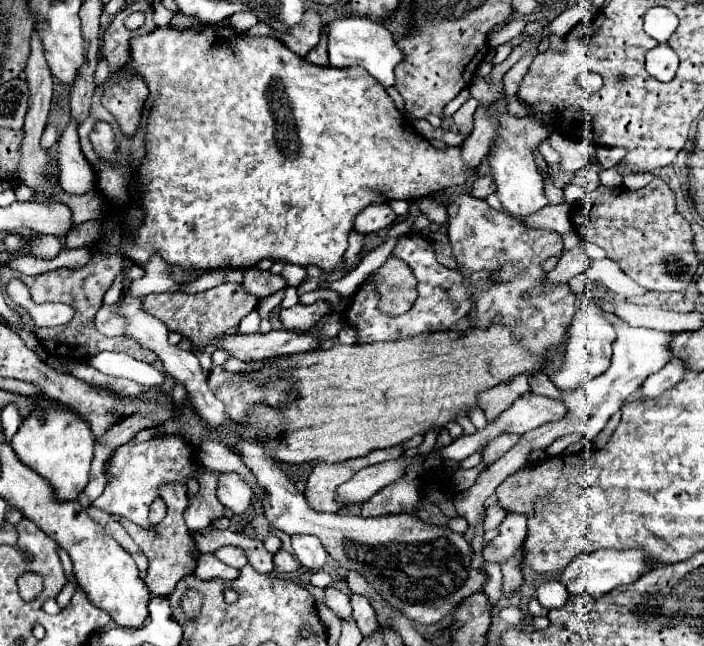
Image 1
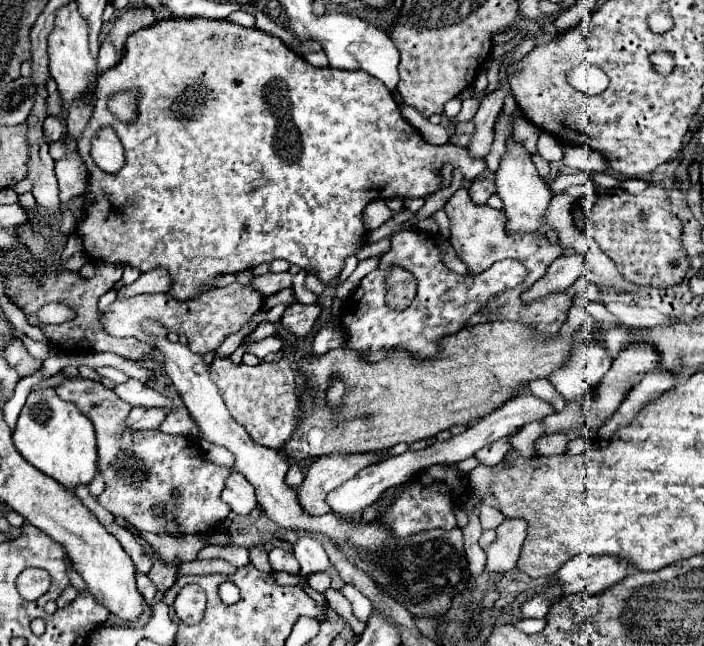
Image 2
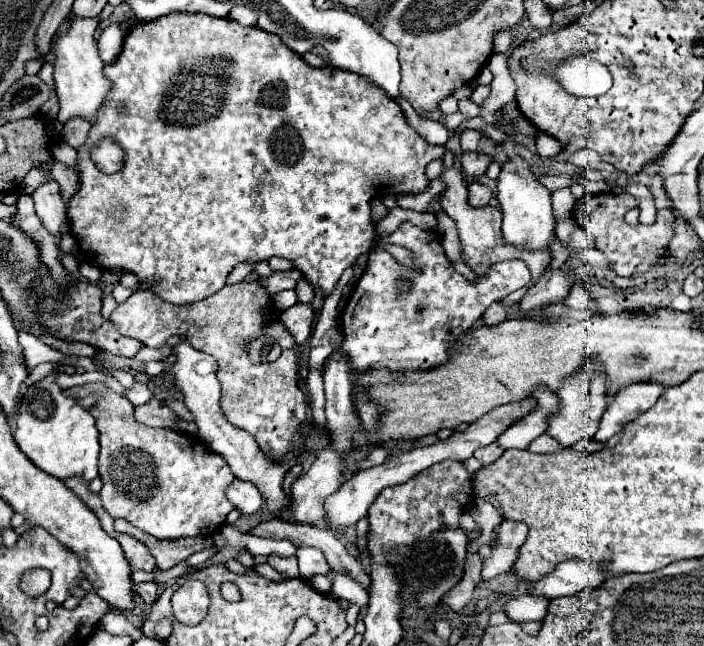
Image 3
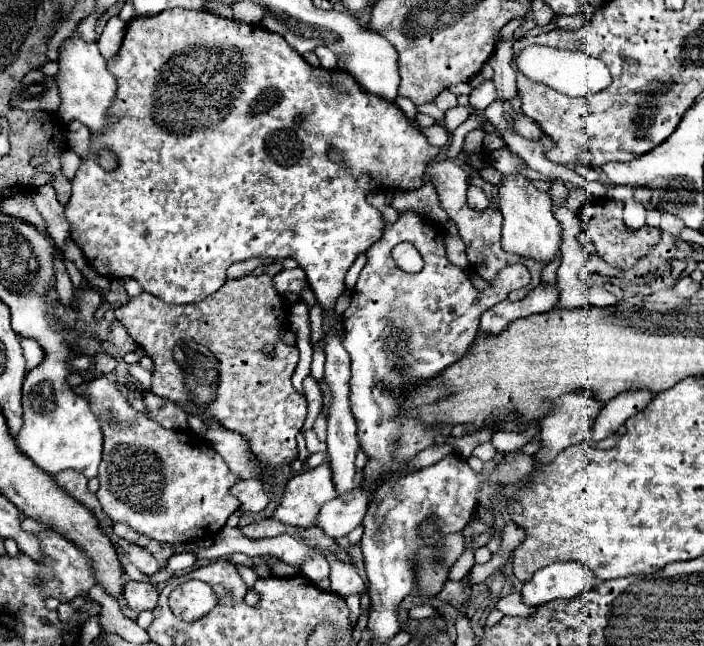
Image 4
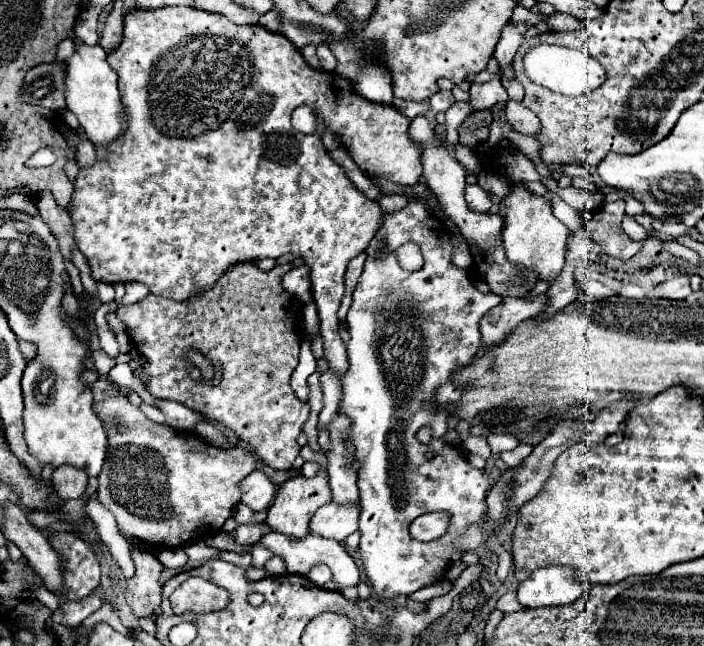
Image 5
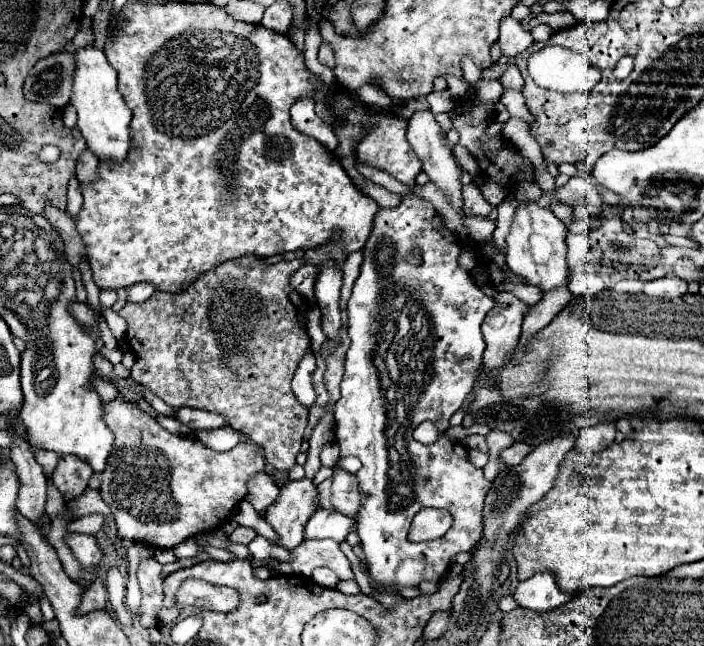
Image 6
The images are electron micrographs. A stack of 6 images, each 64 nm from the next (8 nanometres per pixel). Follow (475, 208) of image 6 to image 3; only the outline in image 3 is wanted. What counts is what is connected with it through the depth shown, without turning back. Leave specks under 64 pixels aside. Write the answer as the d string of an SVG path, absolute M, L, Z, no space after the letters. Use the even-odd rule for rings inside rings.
M480 182L468 184L468 202L470 202L472 206L476 206L476 208L486 206L492 196L494 196L494 192L490 190L488 184L480 184Z

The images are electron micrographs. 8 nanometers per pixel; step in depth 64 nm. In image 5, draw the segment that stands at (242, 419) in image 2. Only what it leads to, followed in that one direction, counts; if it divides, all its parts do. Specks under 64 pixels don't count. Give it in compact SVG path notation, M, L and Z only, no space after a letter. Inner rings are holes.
M242 262L232 266L212 290L194 296L192 300L174 302L162 296L148 294L136 304L120 306L116 316L126 324L128 336L132 338L134 346L138 348L140 356L148 358L148 364L142 366L142 372L148 374L148 392L154 398L174 400L178 404L188 406L212 418L232 430L240 440L252 446L254 454L268 466L278 470L290 470L292 462L300 454L300 446L296 442L298 434L302 432L302 424L308 420L310 406L296 398L290 388L290 376L298 366L298 352L300 352L300 338L294 324L300 318L300 306L292 294L282 290L280 280L292 266L276 266L270 272L258 270L254 262ZM194 348L200 350L208 360L222 364L222 380L218 386L210 382L196 382L190 378L188 368L192 362L186 358L186 352Z

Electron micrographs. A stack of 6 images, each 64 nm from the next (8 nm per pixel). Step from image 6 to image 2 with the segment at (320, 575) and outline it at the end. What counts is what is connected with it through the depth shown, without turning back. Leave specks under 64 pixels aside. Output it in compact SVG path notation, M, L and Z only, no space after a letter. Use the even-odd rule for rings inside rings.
M300 536L294 542L294 556L300 562L302 576L308 576L314 572L324 572L330 568L330 560L328 560L320 540L316 540L314 536Z

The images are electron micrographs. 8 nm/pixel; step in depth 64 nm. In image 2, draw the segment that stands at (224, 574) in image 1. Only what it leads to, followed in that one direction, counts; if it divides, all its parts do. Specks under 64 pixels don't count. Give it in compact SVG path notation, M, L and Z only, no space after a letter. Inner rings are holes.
M194 560L194 562L184 562L180 574L200 574L200 576L210 576L210 574L234 574L236 568L224 560Z

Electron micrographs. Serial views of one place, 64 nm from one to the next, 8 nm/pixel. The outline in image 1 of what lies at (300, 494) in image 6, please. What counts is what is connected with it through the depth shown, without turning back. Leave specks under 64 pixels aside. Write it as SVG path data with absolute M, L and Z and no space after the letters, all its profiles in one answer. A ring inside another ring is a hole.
M392 446L384 450L372 450L368 456L352 458L336 464L318 464L314 466L308 482L306 482L306 500L318 512L340 512L340 504L336 504L336 488L350 480L360 468L380 464L386 460L396 460L404 454L402 446Z

